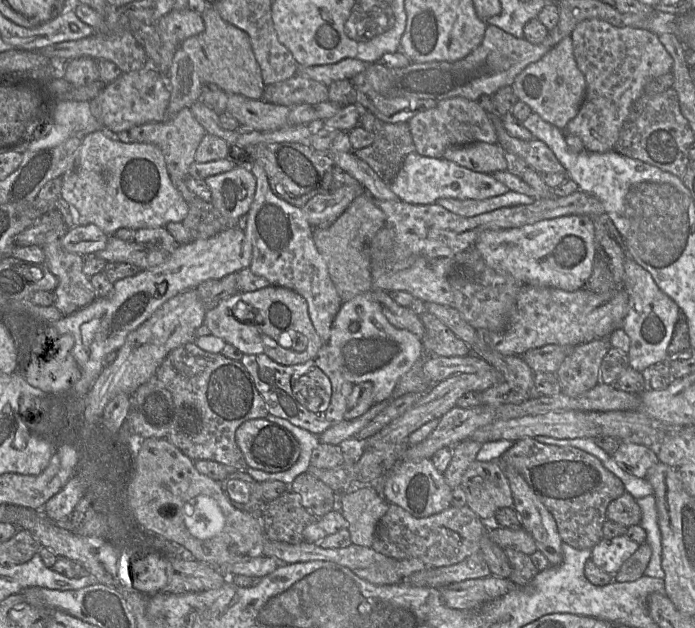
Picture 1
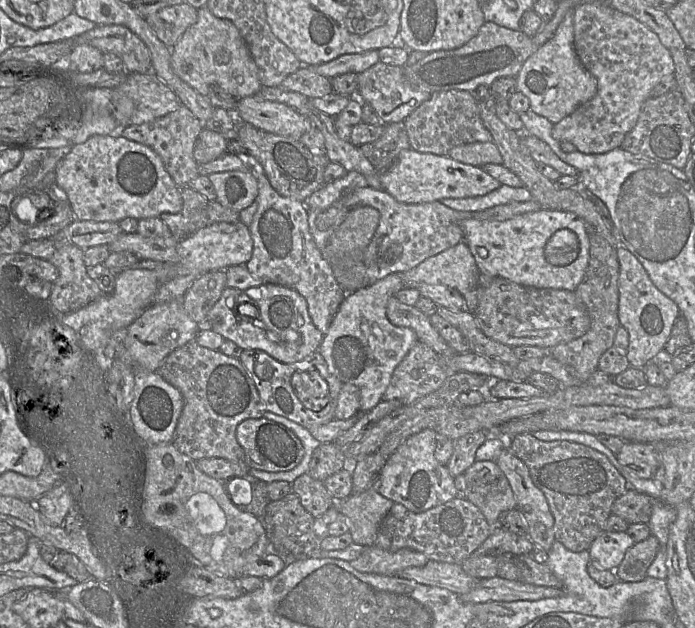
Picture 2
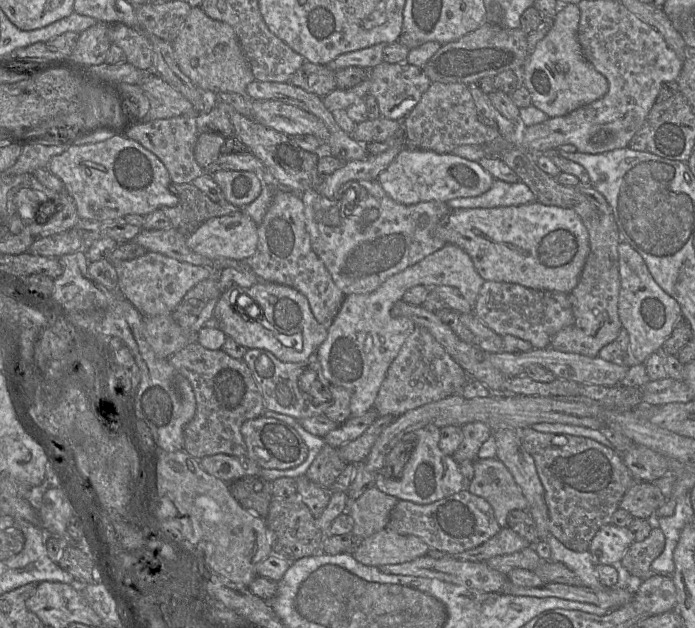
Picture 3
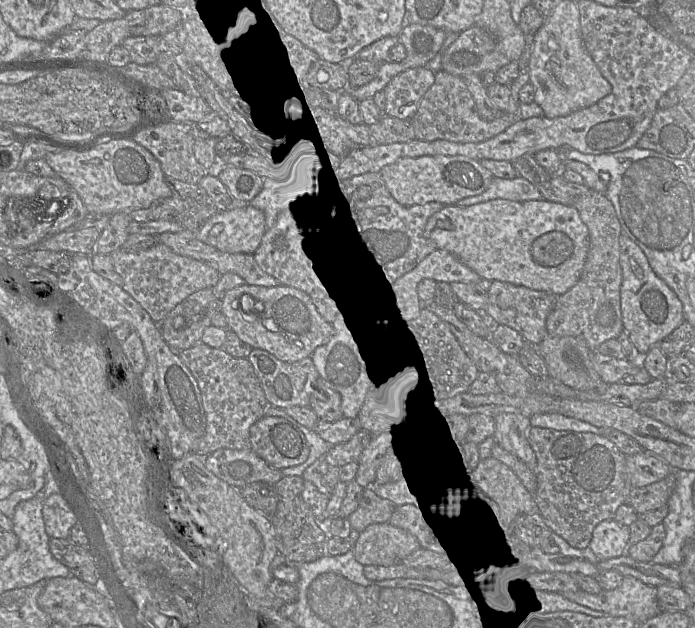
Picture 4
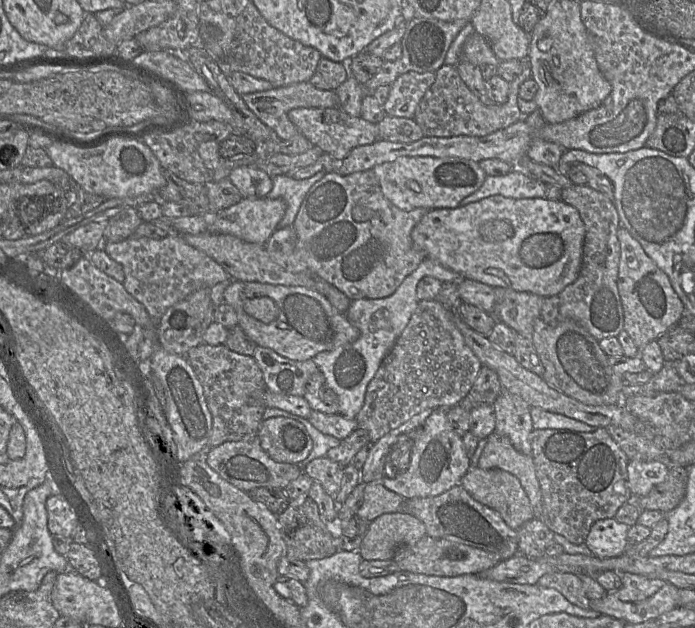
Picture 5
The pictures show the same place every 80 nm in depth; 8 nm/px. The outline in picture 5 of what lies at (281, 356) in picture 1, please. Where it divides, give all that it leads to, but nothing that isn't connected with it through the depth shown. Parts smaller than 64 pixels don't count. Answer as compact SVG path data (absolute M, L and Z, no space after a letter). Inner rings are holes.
M231 281L224 291L224 302L233 307L237 314L238 326L251 341L290 360L313 359L321 352L350 344L360 336L359 329L348 321L344 313L338 312L323 294L307 287ZM255 297L268 297L276 303L279 309L276 320L264 324L244 311L244 301Z

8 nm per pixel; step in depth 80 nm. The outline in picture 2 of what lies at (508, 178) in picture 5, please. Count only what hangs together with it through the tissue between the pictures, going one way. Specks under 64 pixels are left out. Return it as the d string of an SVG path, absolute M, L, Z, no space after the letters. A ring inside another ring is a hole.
M501 184L496 190L477 197L467 198L445 198L440 202L457 211L476 212L483 211L498 205L504 205L511 202L526 202L532 200L533 197L526 187L519 188Z

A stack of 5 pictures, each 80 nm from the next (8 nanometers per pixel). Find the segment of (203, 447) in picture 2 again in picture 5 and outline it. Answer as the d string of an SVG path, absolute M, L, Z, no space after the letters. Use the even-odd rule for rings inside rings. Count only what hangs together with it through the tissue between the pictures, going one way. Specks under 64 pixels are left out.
M205 343L190 349L185 357L202 385L212 415L207 449L257 435L267 407L263 374L254 358L233 352L224 344L211 346Z

